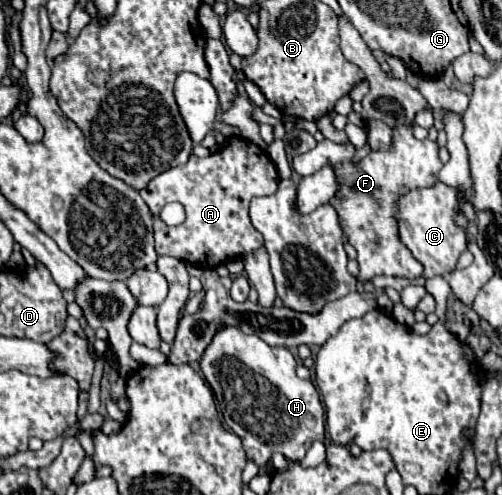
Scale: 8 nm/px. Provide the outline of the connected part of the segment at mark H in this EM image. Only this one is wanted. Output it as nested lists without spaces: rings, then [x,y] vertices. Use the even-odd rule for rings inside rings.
[[[221,326],[203,352],[199,366],[215,398],[219,400],[223,420],[241,438],[247,460],[253,460],[259,468],[271,462],[273,452],[283,454],[291,462],[299,462],[315,440],[325,440],[325,410],[321,404],[321,396],[311,380],[301,380],[297,376],[297,362],[287,348],[269,346],[259,336],[249,336],[237,326]]]

